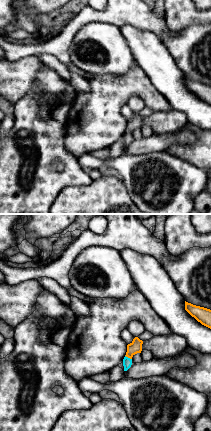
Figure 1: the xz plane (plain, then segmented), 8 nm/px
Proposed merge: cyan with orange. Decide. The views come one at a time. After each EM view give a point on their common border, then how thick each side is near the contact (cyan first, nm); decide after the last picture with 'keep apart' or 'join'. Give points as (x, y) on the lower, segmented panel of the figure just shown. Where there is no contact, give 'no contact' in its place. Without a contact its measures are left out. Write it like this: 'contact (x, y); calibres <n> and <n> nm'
contact (127, 357); calibres 80 and 100 nm

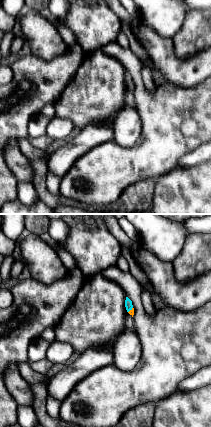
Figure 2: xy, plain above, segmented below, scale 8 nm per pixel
contact (130, 309); calibres 60 and 50 nm

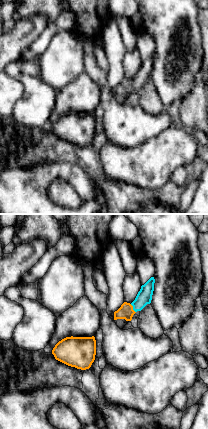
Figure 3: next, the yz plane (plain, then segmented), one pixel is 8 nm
contact (133, 308); calibres 120 and 120 nm

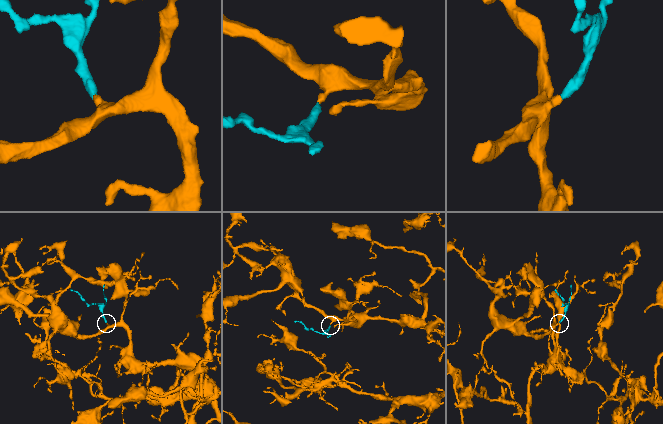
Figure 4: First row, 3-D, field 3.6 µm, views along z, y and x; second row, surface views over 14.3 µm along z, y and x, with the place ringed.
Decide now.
join

